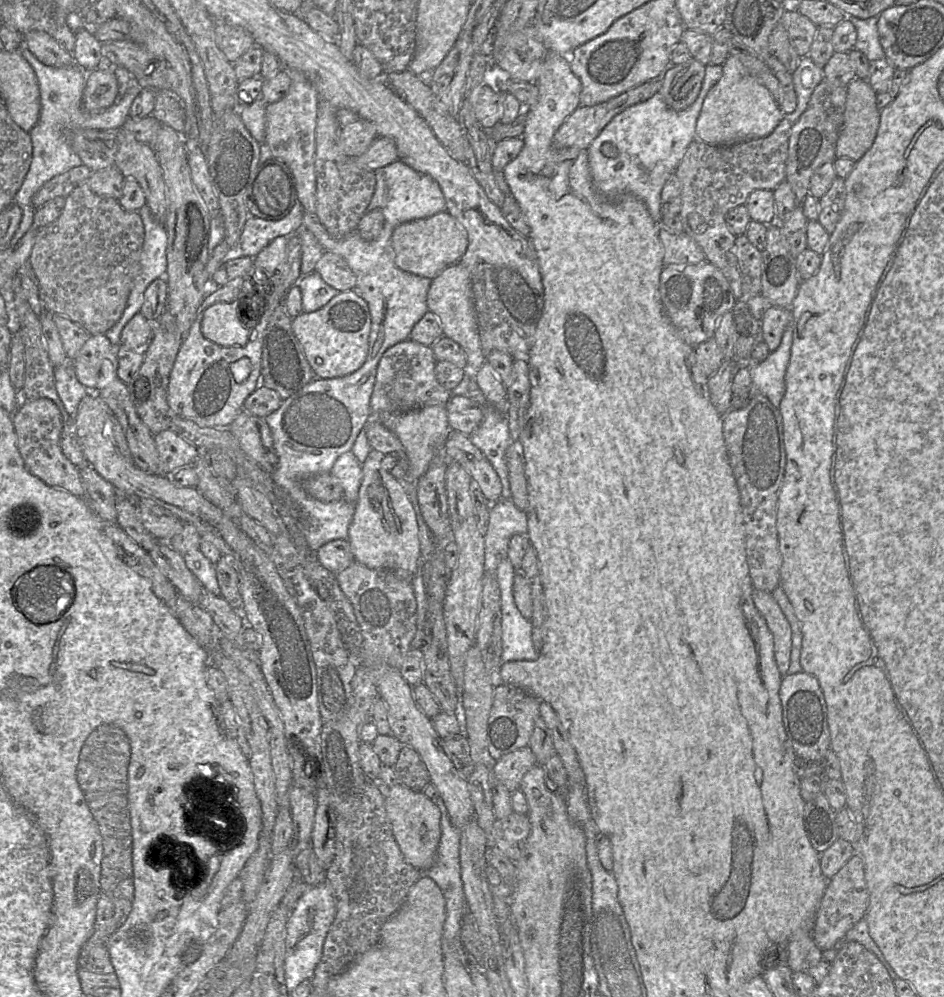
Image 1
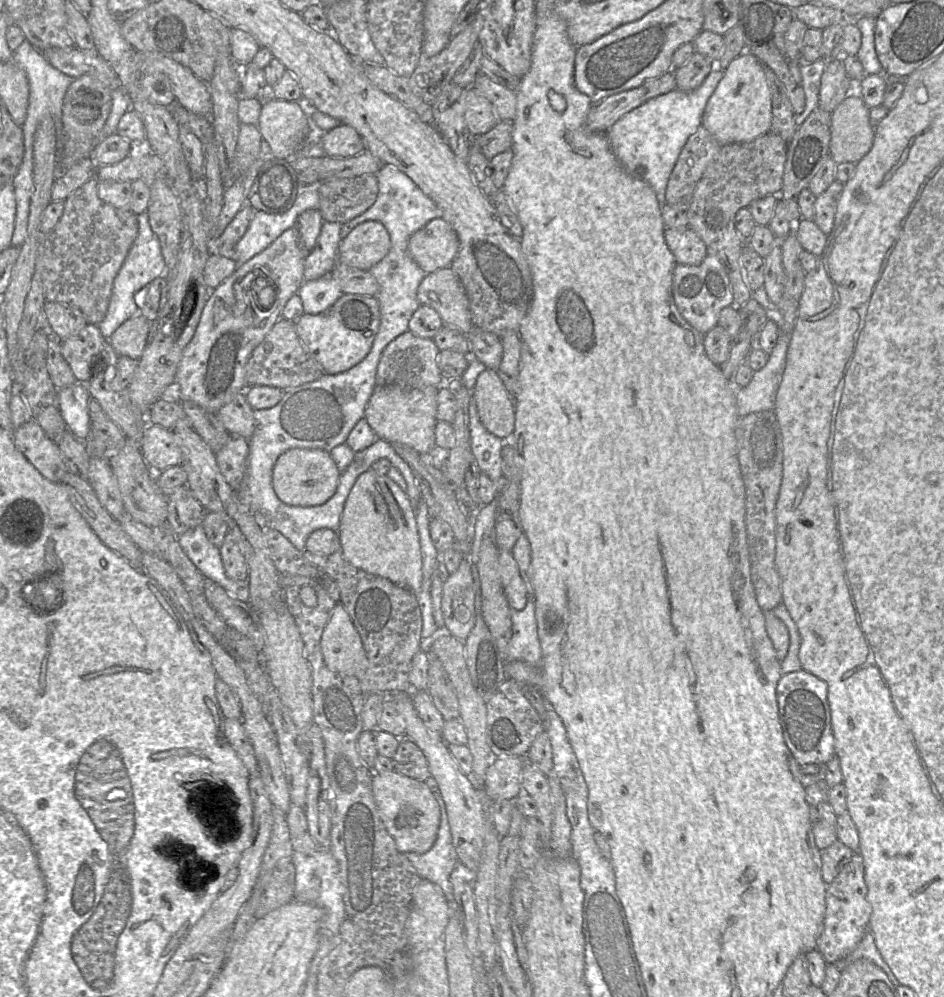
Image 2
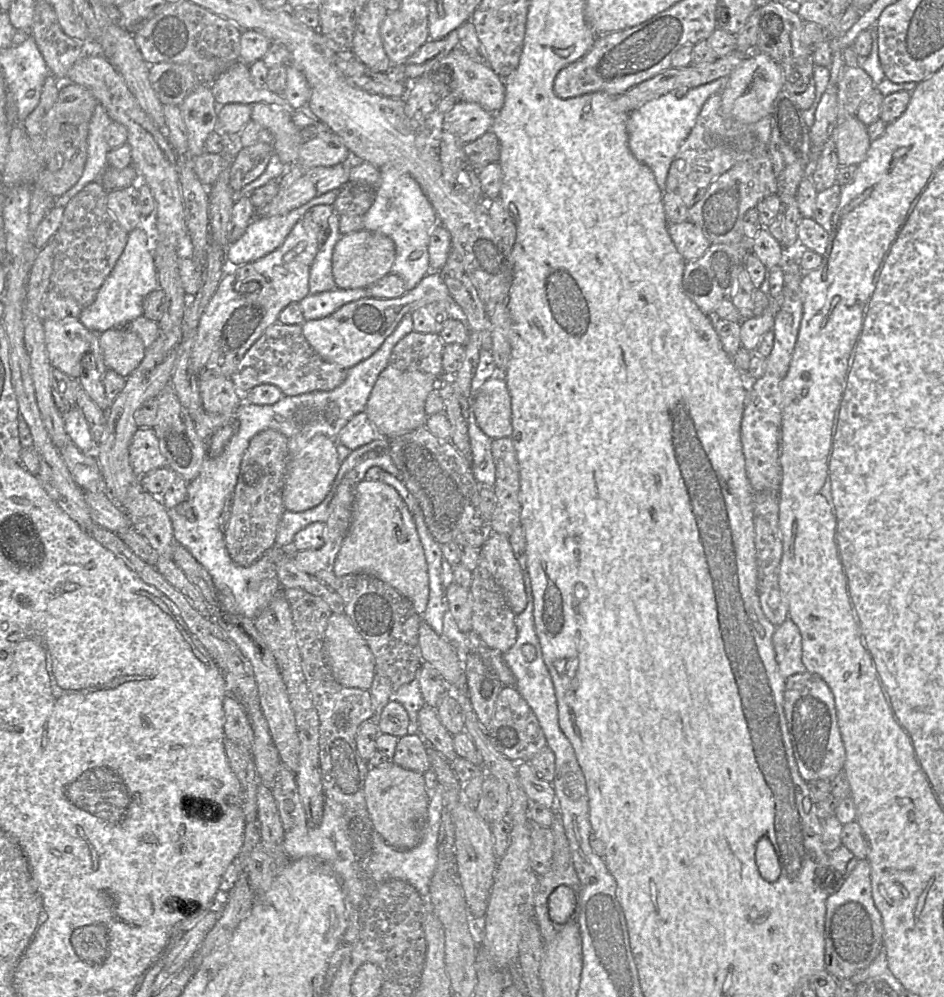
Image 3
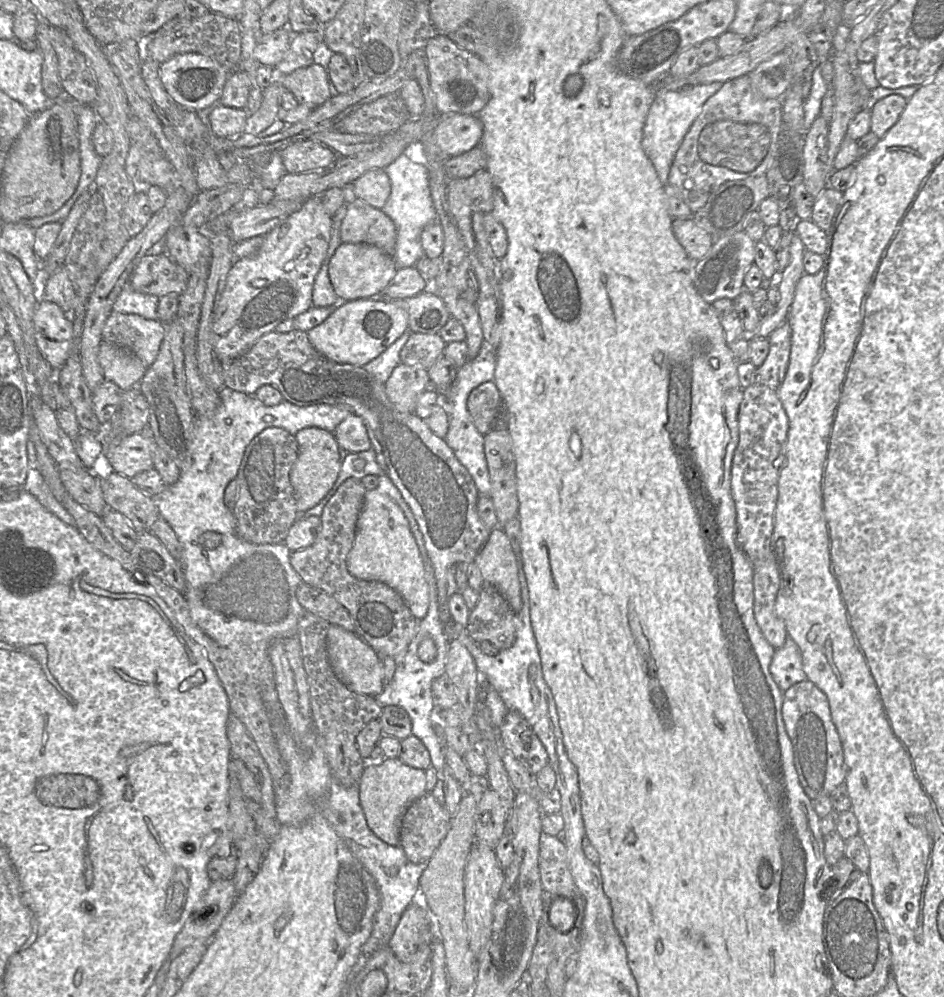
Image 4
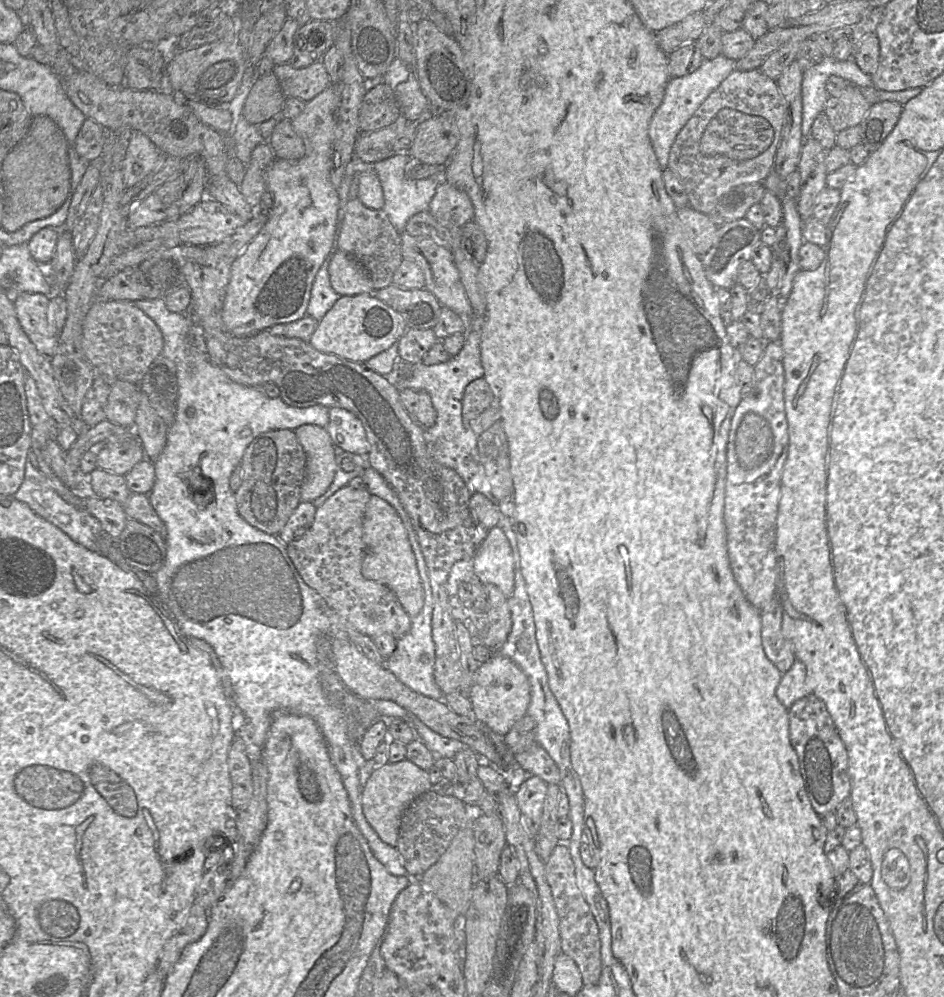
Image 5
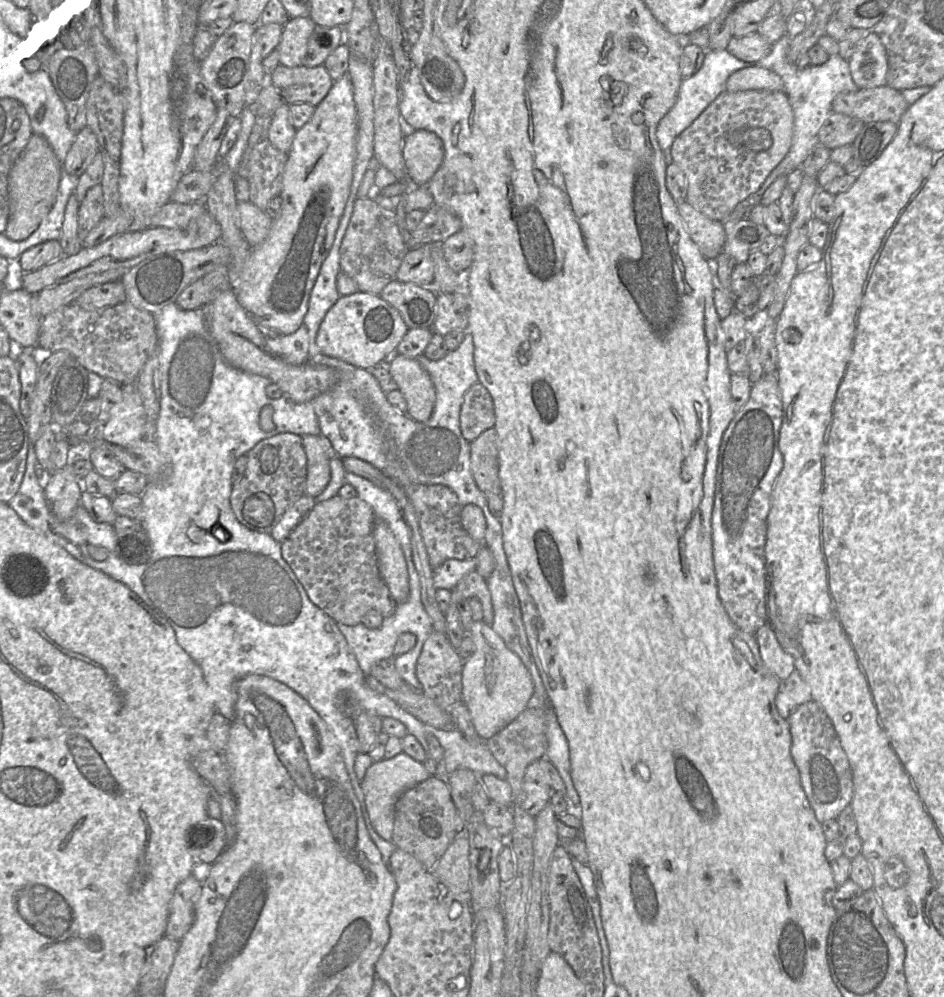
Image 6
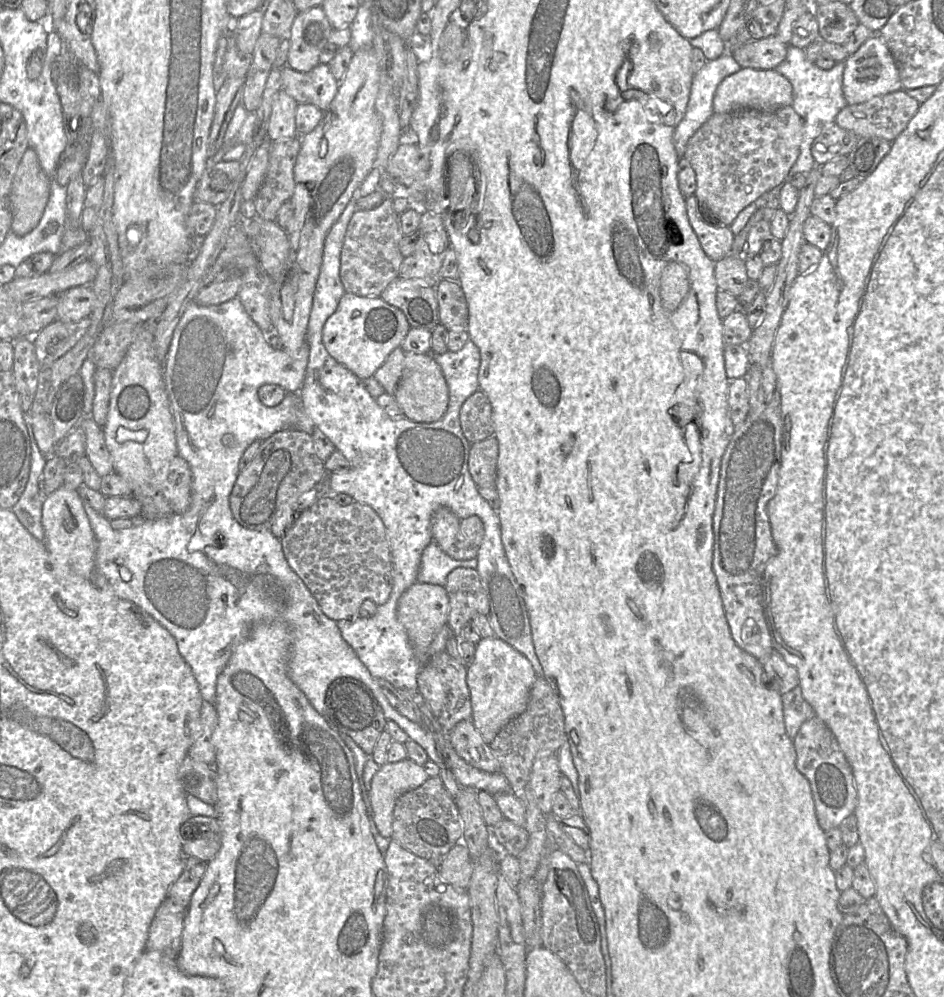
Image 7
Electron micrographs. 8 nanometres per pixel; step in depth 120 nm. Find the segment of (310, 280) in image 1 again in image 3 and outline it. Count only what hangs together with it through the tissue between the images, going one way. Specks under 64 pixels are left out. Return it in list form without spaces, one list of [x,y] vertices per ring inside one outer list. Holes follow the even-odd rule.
[[[336,287],[316,294],[309,293],[299,302],[299,306],[304,320],[314,320],[329,316],[346,303],[367,297],[370,297],[367,288],[340,289]]]

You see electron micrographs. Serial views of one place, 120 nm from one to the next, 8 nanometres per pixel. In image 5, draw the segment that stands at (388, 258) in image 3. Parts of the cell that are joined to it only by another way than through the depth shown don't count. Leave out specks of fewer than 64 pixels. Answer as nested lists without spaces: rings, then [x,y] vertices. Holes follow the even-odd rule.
[[[338,249],[329,264],[330,284],[340,296],[373,293],[371,278],[350,254]]]

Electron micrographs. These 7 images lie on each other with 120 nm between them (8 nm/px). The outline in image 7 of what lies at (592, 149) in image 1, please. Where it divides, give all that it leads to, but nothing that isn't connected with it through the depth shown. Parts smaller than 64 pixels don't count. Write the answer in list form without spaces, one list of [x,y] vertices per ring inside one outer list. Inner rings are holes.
[[[731,54],[707,61],[694,74],[685,114],[673,133],[678,159],[684,157],[688,140],[713,115],[713,97],[719,83],[740,71],[741,66]]]

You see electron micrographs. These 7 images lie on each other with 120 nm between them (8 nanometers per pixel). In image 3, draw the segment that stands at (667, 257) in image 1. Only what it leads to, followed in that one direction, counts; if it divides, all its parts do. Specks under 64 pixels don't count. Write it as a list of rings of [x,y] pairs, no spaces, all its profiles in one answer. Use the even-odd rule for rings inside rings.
[[[689,220],[668,224],[668,232],[686,263],[701,258],[711,245],[701,228]]]

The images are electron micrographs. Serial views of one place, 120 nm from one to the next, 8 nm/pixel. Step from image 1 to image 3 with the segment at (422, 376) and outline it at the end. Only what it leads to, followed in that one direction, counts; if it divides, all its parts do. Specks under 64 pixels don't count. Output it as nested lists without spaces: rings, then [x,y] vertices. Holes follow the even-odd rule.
[[[412,330],[392,349],[389,365],[399,370],[418,370],[437,379],[442,375],[444,343],[437,333],[419,333]]]

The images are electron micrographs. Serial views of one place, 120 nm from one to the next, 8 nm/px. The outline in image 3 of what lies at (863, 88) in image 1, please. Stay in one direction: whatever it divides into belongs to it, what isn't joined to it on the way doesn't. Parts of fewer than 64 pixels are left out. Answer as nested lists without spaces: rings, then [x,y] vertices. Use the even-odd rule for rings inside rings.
[[[856,116],[838,122],[831,139],[836,145],[839,166],[858,166],[866,158],[871,145],[867,126]]]

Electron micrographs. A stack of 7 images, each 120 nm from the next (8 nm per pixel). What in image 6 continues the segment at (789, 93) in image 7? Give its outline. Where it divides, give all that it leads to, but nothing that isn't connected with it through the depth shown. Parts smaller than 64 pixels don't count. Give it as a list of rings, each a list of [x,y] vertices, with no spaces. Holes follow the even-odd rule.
[[[751,65],[732,73],[726,81],[725,90],[728,92],[784,91],[784,84],[781,77],[776,73],[757,65]]]

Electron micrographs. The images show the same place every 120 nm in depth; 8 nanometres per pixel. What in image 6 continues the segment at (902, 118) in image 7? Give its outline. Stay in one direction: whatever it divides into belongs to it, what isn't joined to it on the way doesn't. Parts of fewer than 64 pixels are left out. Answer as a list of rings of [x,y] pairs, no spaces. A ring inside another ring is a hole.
[[[888,85],[842,92],[832,102],[832,111],[859,118],[864,123],[889,121],[898,124],[908,107],[902,93]]]

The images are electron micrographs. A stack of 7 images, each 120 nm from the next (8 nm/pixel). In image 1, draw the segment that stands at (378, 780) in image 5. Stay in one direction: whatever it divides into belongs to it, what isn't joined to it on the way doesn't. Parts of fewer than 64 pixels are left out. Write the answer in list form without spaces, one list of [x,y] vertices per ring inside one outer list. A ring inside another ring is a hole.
[[[403,784],[387,788],[385,807],[393,836],[406,862],[418,870],[430,868],[436,857],[441,838],[441,812],[433,800],[422,791],[414,791]]]

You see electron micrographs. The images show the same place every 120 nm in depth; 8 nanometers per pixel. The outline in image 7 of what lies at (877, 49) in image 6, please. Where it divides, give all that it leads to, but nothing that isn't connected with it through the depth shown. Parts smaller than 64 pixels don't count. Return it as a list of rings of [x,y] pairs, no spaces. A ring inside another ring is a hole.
[[[874,34],[845,60],[842,92],[847,104],[863,103],[875,96],[885,95],[901,89],[903,89],[903,86],[896,63],[880,35]]]

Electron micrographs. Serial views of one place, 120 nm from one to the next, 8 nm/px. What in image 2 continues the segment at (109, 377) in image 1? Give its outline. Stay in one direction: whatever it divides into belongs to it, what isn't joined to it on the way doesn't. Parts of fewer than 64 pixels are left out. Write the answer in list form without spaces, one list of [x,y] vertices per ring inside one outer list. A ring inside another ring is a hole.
[[[87,323],[78,334],[61,341],[61,353],[69,364],[78,383],[87,384],[93,374],[100,368],[100,353],[106,339],[102,336],[97,325]]]

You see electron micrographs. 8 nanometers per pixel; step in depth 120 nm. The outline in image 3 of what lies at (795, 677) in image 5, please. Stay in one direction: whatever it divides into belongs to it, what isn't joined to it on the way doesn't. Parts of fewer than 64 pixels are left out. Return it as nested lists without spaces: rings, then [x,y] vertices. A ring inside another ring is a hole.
[[[789,617],[782,625],[774,627],[772,644],[778,669],[783,678],[806,672],[802,662],[800,632]]]

